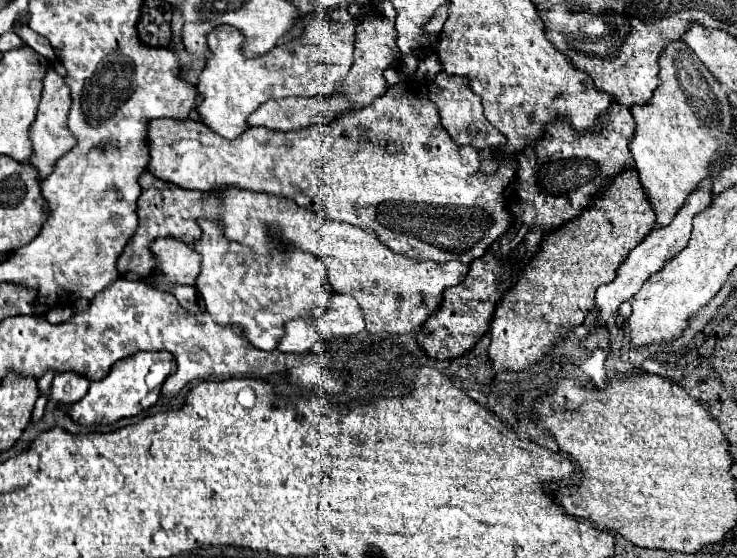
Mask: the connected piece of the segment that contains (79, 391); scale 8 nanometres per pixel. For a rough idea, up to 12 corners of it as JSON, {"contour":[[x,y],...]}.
{"contour":[[86,375],[54,377],[50,399],[74,403],[86,395]]}

